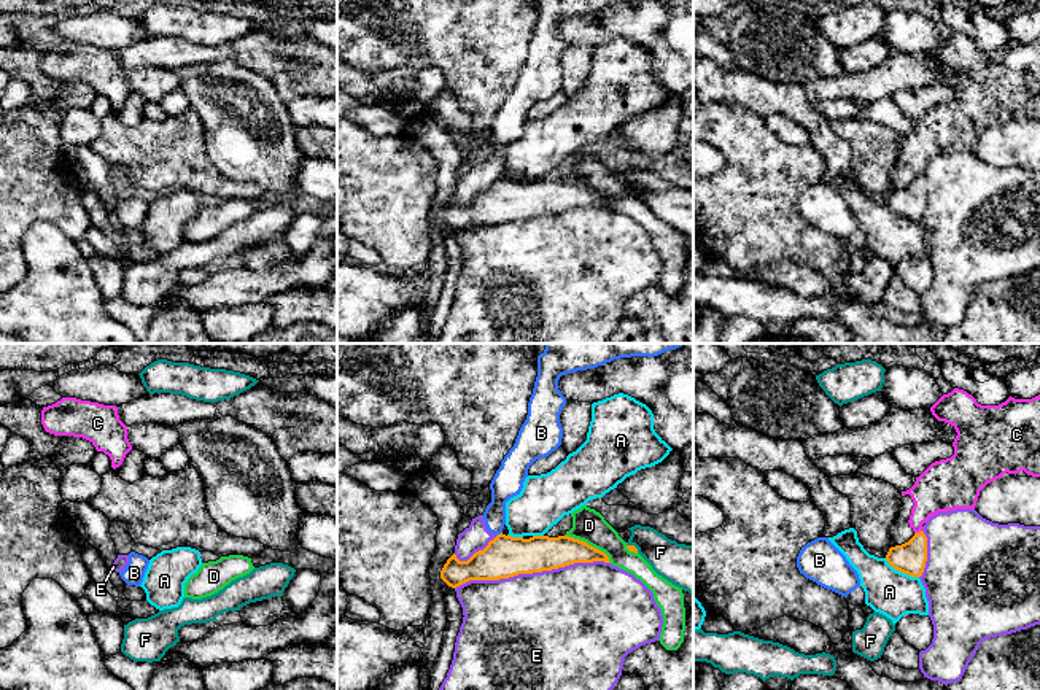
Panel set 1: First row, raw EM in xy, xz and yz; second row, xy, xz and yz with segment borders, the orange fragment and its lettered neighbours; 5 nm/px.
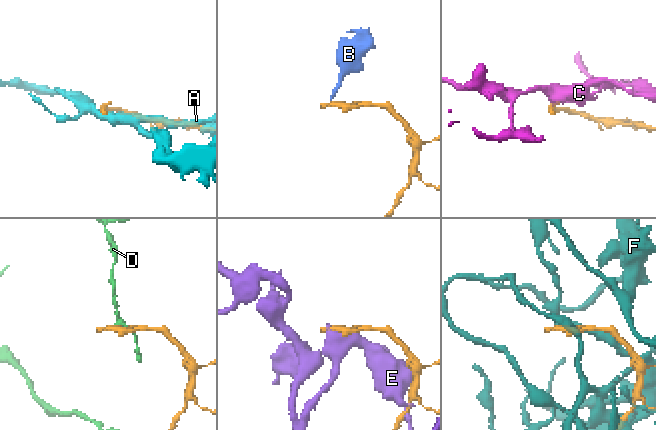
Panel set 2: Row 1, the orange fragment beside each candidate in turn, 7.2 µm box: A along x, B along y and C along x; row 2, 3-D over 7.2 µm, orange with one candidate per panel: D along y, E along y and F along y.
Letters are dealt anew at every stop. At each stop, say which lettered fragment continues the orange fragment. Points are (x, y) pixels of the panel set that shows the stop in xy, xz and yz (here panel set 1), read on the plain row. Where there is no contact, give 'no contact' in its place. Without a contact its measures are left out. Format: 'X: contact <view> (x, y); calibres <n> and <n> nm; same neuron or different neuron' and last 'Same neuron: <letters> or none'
A: contact yz (902, 215); calibres 160 and 240 nm; different neuron
B: contact xz (498, 178); calibres 220 and 130 nm; different neuron
C: contact yz (919, 175); calibres 160 and 240 nm; different neuron
D: contact xz (587, 188); calibres 180 and 160 nm; different neuron
E: contact xz (531, 217); calibres 220 and 500 nm; different neuron
F: contact xz (633, 189); calibres 30 and 200 nm; different neuron
Same neuron: none

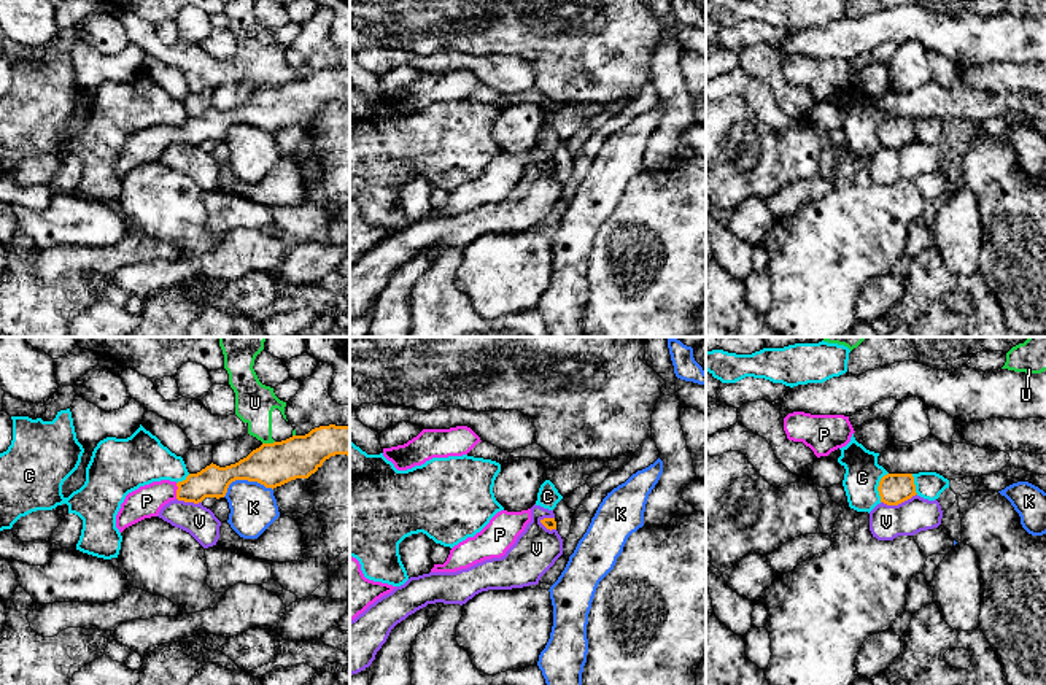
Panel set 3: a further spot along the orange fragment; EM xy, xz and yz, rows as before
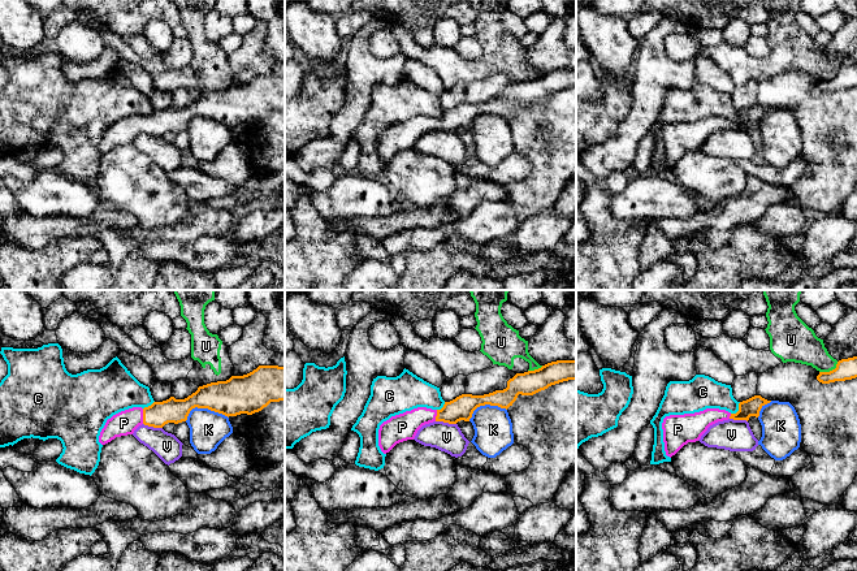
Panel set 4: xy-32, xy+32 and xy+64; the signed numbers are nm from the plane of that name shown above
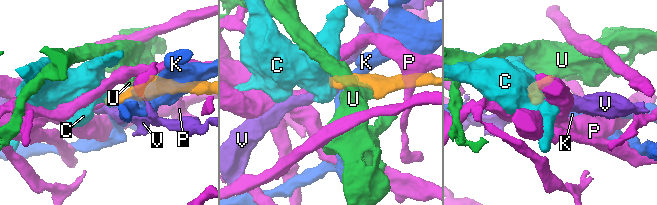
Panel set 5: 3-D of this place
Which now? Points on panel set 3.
C: contact yz (878, 131); calibres 160 and 180 nm; different neuron
K: contact xy (245, 123); calibres 220 and 240 nm; different neuron
P: contact xy (177, 135); calibres 160 and 160 nm; same neuron
U: contact xy (267, 88); calibres 220 and 200 nm; different neuron
V: contact yz (898, 147); calibres 160 and 180 nm; different neuron
Same neuron: P

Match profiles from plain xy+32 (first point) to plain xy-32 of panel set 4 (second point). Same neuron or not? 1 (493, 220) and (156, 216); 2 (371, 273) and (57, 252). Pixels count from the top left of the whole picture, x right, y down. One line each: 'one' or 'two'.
1: two
2: two

